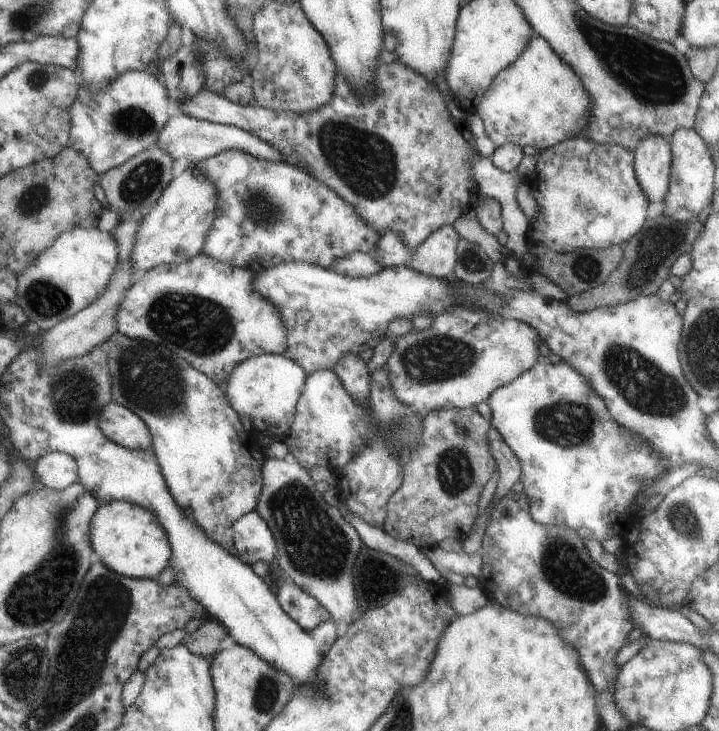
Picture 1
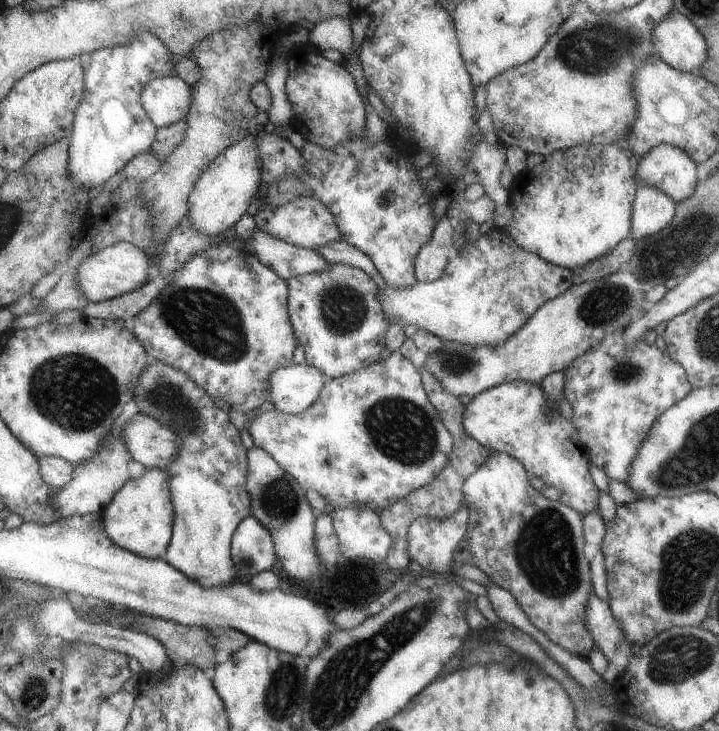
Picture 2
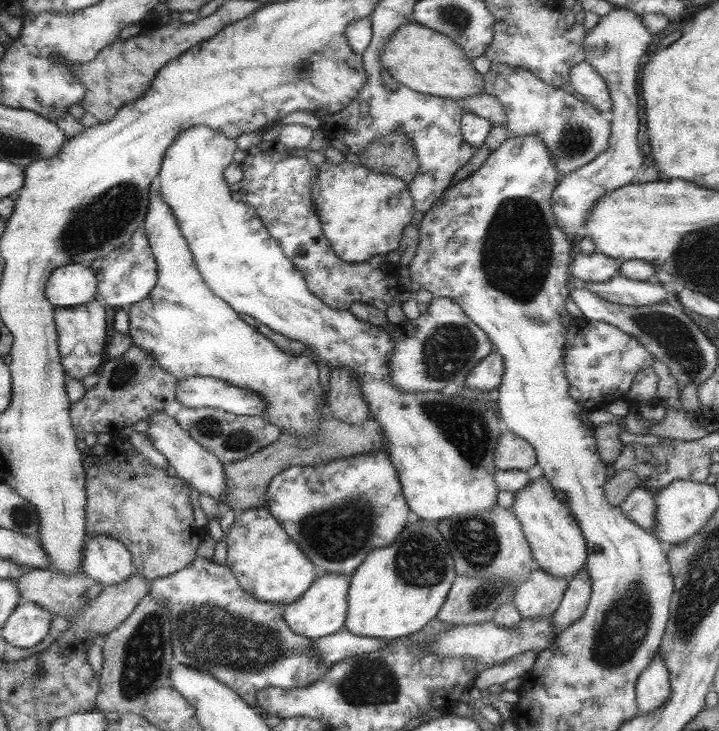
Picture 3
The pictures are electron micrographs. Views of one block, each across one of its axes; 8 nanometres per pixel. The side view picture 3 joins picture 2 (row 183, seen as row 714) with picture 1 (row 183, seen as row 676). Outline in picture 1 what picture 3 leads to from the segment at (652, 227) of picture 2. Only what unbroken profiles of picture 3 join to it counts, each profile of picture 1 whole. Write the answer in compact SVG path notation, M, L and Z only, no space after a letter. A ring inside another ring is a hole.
M647 135L633 154L636 179L647 202L663 202L669 192L672 168L668 138L662 135Z

